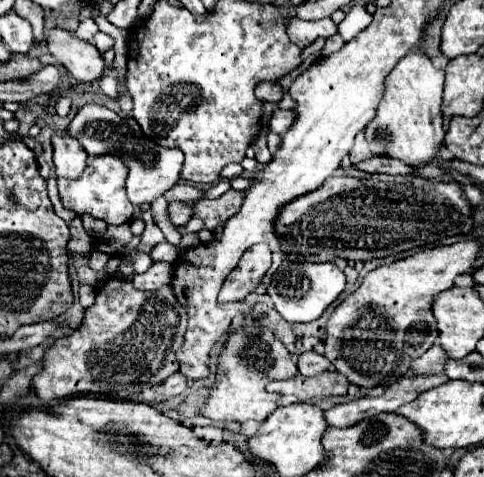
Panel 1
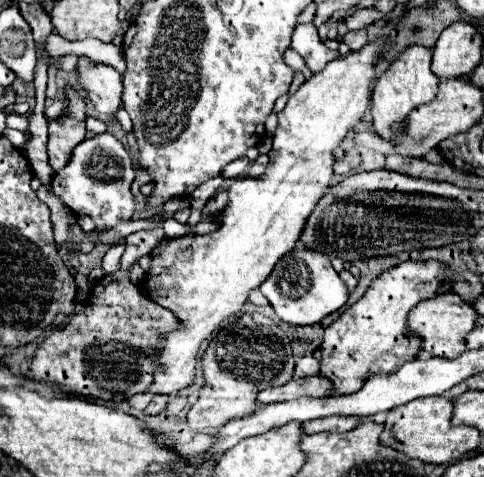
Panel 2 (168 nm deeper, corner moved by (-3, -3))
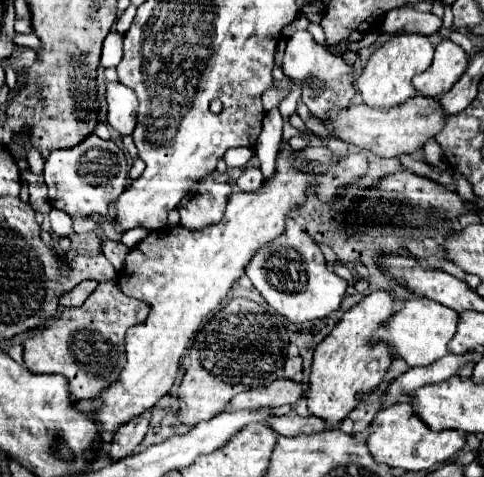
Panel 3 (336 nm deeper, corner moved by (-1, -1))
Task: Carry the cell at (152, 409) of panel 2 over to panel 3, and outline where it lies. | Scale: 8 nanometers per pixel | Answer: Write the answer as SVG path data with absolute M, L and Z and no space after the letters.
M135 416L133 420L129 420L127 424L123 424L111 442L111 450L109 450L109 458L119 460L131 452L135 452L135 448L141 444L143 436L147 434L147 426L149 426L149 416Z

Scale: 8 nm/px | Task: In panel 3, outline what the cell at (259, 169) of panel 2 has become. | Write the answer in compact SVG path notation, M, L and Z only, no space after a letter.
M247 166L247 168L241 172L241 176L237 178L235 184L239 186L239 190L249 192L249 190L257 190L257 188L261 186L261 182L263 182L261 170L255 168L255 166Z

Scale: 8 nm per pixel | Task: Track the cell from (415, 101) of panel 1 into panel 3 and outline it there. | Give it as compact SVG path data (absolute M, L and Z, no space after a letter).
M399 32L385 44L381 44L369 58L363 74L357 78L357 88L363 94L363 102L371 108L395 108L405 104L409 98L417 96L413 86L413 76L429 68L433 60L433 44L423 34Z

